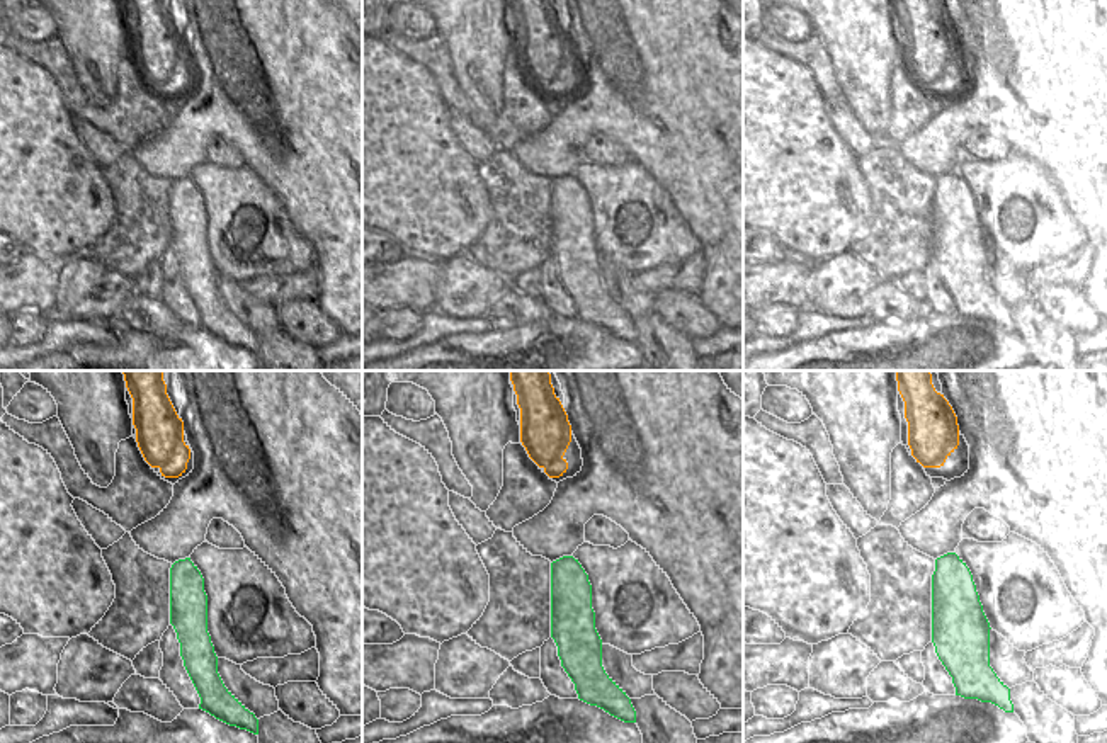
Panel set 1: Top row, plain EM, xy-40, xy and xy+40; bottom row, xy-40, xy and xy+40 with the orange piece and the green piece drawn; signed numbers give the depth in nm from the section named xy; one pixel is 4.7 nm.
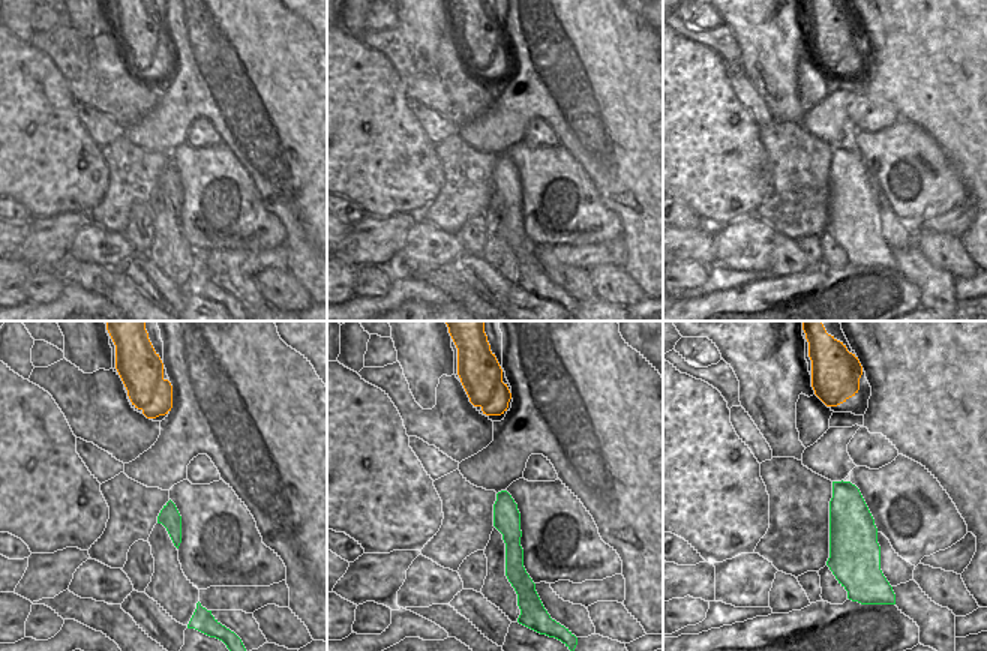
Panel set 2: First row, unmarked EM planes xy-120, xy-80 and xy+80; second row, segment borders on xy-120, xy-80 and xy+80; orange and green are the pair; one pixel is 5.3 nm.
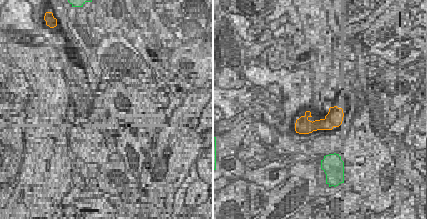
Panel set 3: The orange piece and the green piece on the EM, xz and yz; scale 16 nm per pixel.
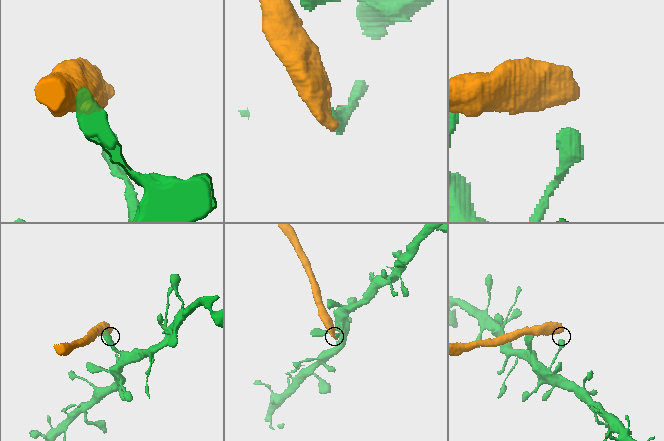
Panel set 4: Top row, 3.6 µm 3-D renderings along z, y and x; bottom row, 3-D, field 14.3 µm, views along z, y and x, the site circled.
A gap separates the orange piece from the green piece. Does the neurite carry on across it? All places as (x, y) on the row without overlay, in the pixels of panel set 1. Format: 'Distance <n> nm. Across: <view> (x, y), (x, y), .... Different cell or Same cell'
Distance 380 nm. Across: xy (558, 96), (563, 175). Different cell.

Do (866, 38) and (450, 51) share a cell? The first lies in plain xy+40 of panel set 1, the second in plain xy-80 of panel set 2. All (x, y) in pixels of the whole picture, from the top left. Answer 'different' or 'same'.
different

